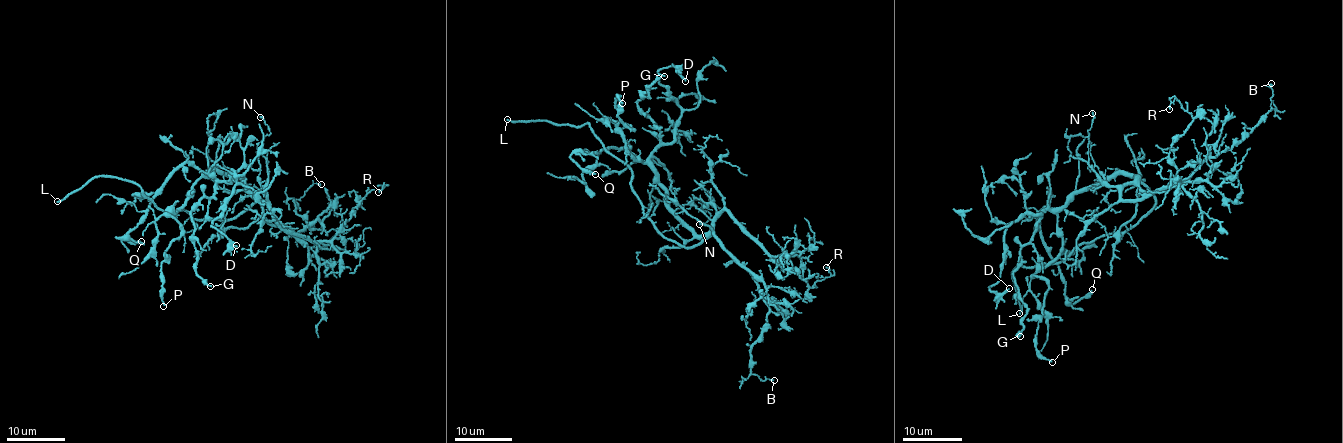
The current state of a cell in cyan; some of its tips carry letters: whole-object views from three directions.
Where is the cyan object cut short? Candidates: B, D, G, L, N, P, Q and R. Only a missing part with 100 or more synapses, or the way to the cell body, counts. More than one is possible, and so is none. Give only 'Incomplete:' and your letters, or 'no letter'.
Incomplete: L

